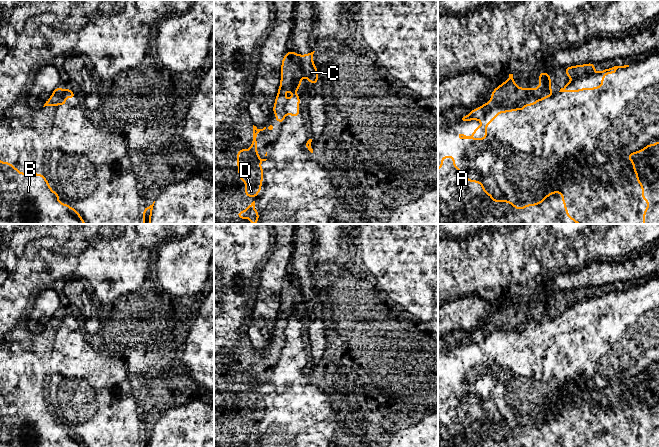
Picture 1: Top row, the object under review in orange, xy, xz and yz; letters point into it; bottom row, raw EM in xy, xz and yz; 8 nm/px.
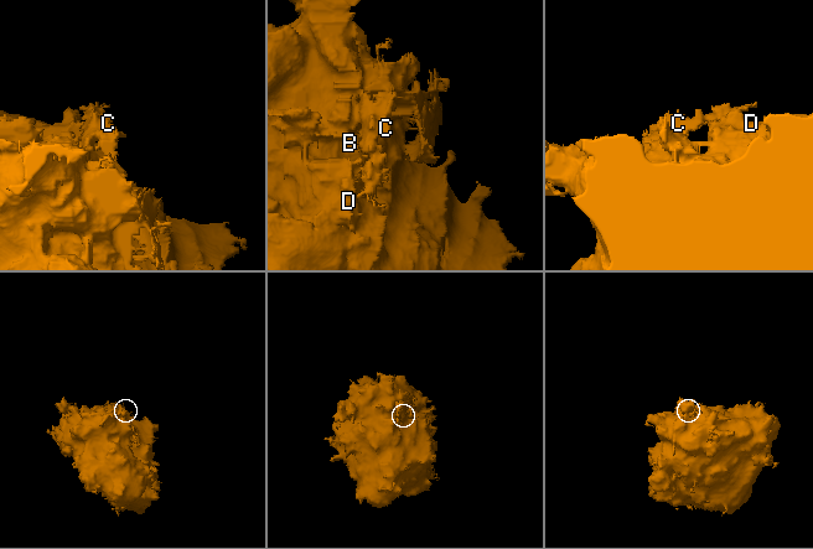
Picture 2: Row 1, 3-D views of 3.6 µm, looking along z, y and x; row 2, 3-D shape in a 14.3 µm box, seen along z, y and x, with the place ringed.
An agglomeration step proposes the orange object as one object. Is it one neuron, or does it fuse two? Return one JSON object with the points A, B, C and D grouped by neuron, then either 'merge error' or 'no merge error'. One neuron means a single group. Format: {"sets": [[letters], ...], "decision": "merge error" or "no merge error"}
{"sets": [["A", "B", "C", "D"]], "decision": "no merge error"}

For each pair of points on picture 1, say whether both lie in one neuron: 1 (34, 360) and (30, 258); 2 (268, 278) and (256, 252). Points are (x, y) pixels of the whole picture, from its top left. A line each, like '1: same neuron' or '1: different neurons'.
1: different neurons
2: different neurons

